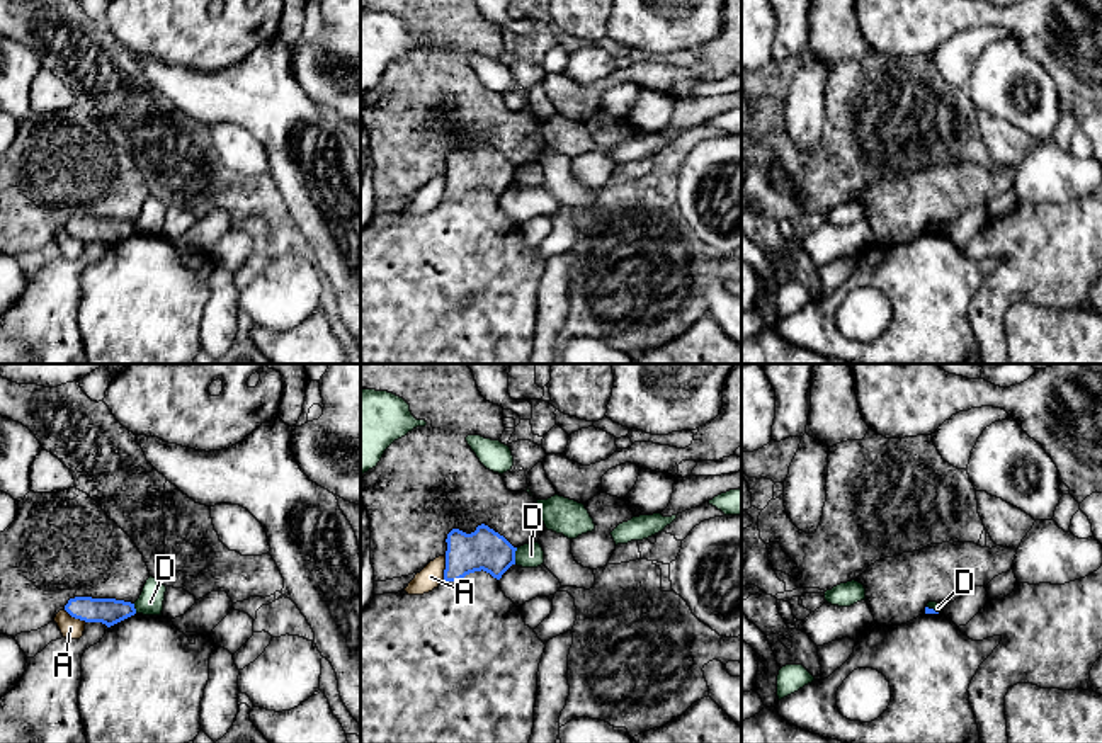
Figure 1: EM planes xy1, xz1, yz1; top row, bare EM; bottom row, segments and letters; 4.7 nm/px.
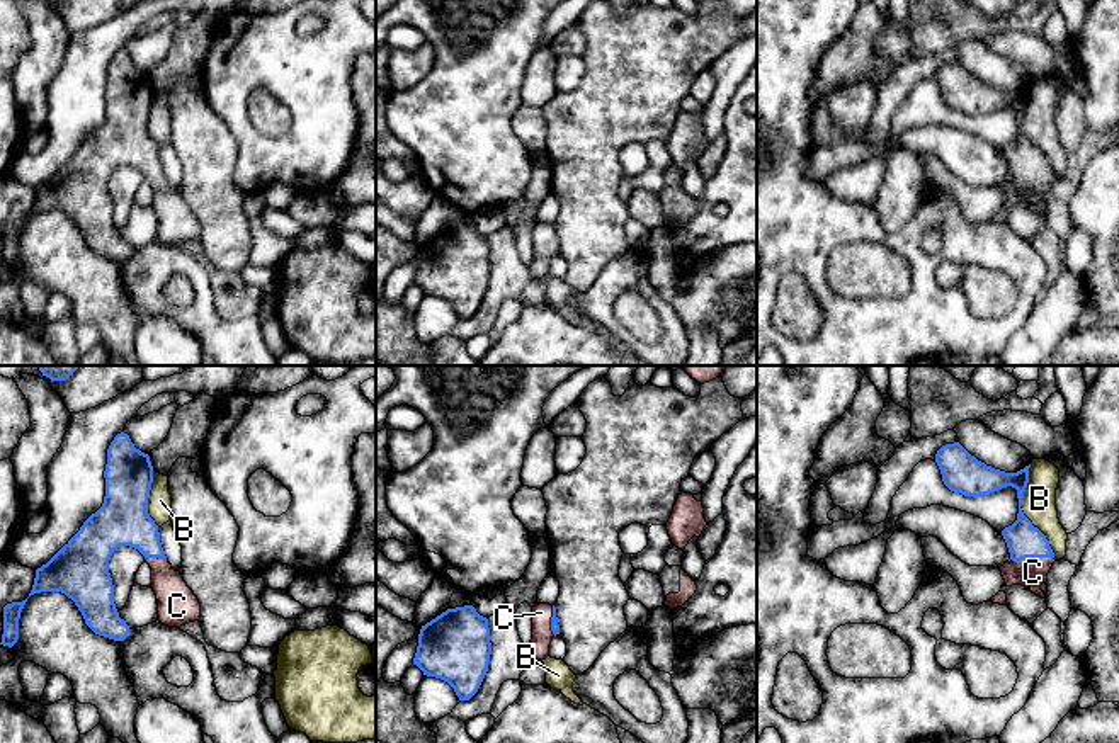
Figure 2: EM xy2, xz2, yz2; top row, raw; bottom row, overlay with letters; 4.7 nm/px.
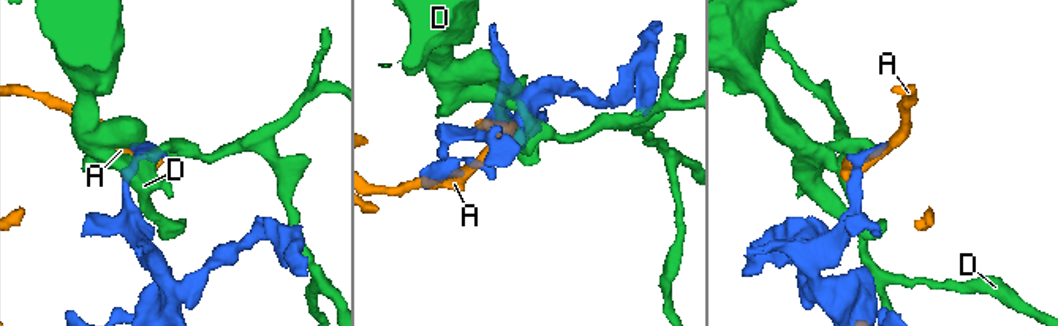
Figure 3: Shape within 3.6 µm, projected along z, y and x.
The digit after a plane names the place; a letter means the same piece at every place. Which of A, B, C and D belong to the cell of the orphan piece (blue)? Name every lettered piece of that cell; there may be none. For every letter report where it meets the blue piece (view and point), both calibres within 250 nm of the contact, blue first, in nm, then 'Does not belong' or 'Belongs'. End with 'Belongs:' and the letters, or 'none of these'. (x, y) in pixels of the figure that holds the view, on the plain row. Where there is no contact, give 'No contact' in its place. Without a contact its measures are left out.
A: Touches blue at xz1 (446, 187). Thickness 190 nm (blue) against 110 nm. Does not belong
B: Touches blue at yz2 (1021, 130). Thickness 160 nm (blue) against 160 nm. Does not belong
C: Touches blue at yz2 (1031, 175). Thickness 160 nm (blue) against 140 nm. Belongs
D: Touches blue at xz1 (514, 175). Thickness 190 nm (blue) against 120 nm. Does not belong
Belongs: C

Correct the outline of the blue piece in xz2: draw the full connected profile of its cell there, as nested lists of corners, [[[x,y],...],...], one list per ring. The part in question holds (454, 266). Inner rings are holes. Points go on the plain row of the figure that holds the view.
[[[464,224],[422,245],[413,284],[427,296],[447,301],[459,320],[469,320],[488,291],[490,274],[488,238]]]

